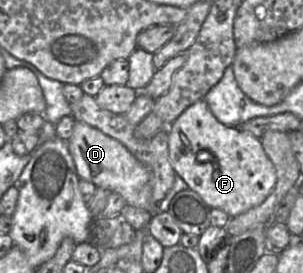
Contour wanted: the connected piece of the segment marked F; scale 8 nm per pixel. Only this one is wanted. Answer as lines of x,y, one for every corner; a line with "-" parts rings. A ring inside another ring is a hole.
204,99
189,106
168,128
169,159
176,175
181,177
189,189
198,193
211,208
227,213
231,218
259,206
273,191
277,175
275,167
263,149
261,140
254,135
229,127
219,122
-
201,150
209,151
214,161
199,163
196,160

